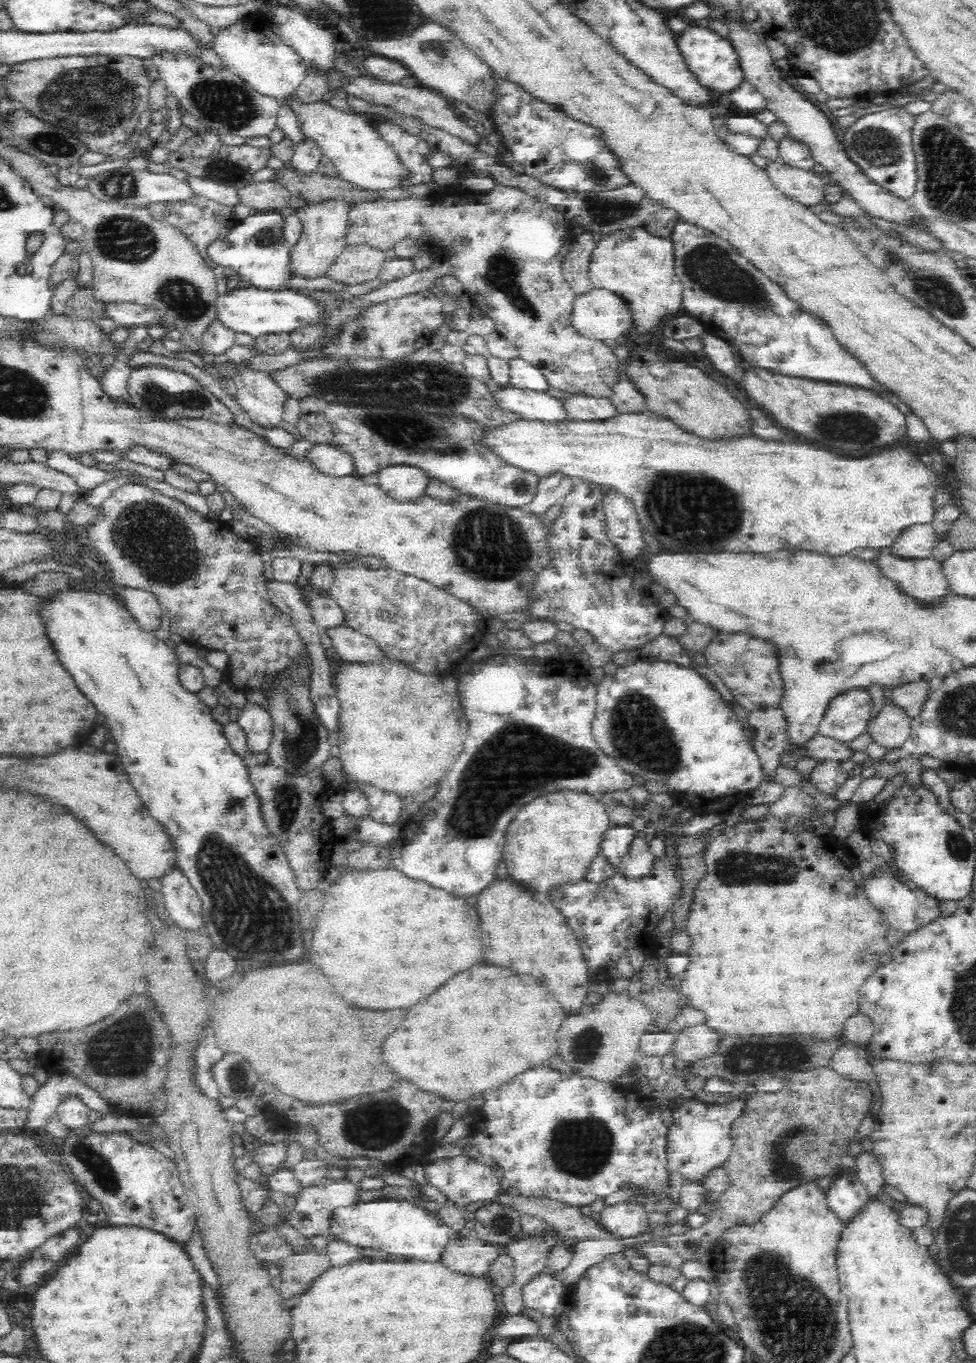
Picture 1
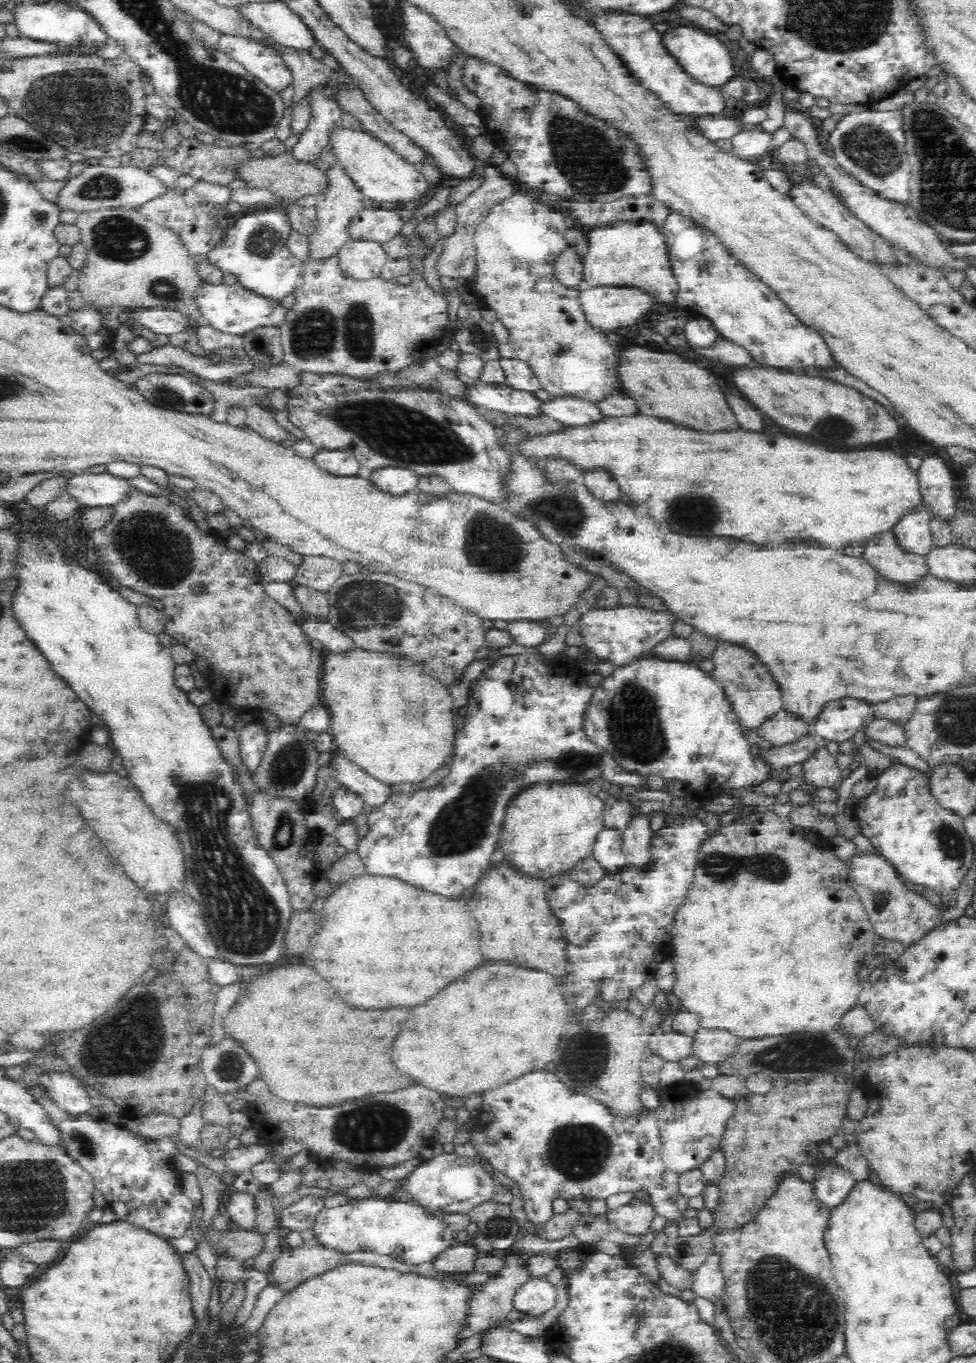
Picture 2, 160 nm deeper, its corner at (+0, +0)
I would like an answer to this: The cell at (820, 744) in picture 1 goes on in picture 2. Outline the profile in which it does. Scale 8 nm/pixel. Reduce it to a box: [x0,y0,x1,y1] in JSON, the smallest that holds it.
[761,730,828,770]

